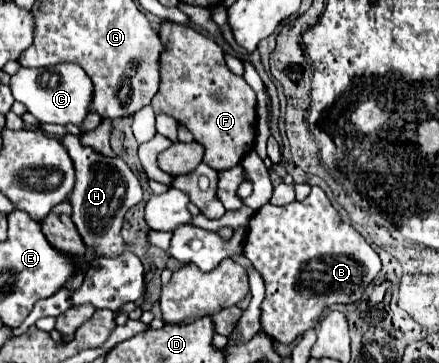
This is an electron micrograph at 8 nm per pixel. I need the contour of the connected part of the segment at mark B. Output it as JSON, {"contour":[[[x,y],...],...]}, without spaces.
{"contour":[[[313,186],[311,194],[303,202],[295,200],[287,206],[265,204],[257,210],[247,228],[245,256],[253,262],[255,270],[259,270],[267,286],[267,294],[261,304],[261,330],[265,330],[273,340],[285,344],[315,328],[327,306],[357,302],[381,272],[379,254],[349,222],[341,220],[337,208],[333,208],[327,194],[319,186]]]}

